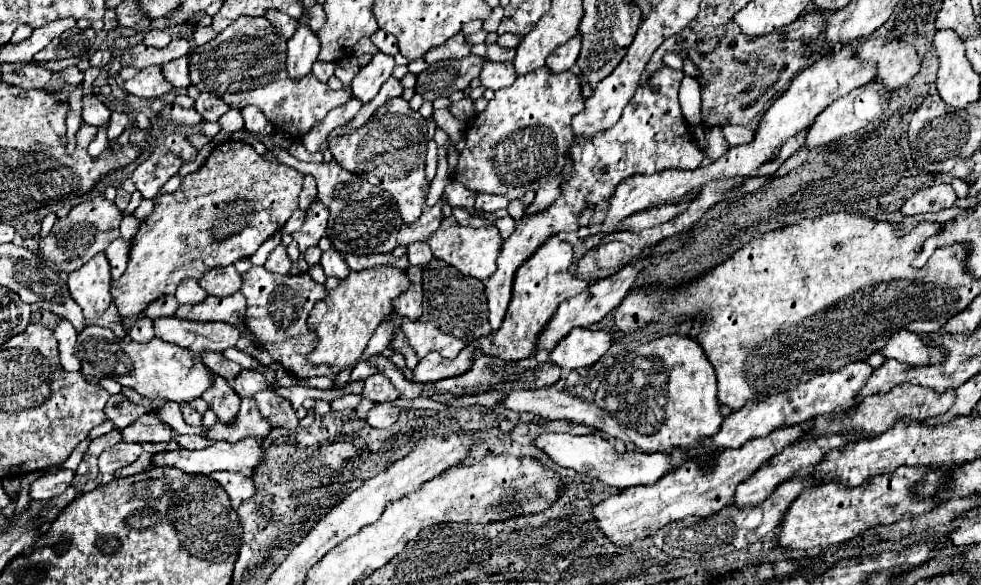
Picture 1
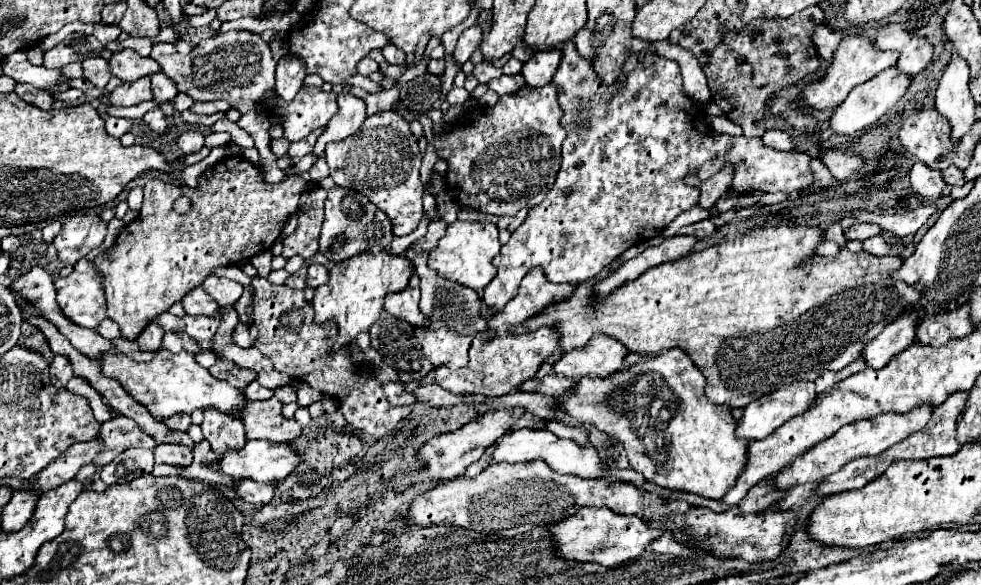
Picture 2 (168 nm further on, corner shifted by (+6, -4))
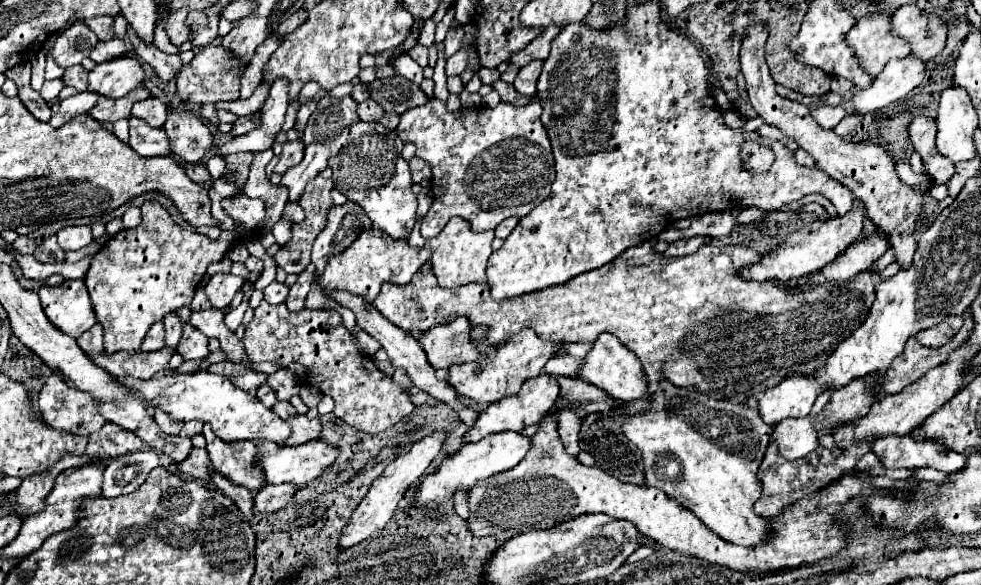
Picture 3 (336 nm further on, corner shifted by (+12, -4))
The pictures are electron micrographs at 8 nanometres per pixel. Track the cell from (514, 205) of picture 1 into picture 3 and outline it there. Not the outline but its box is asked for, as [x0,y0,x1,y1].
[495,217,519,239]

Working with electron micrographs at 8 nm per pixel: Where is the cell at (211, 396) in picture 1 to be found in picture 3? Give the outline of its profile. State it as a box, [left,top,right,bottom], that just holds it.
[203,423,265,491]

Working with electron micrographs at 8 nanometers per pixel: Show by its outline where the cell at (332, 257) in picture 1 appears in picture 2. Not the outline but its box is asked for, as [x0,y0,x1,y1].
[305,265,329,289]

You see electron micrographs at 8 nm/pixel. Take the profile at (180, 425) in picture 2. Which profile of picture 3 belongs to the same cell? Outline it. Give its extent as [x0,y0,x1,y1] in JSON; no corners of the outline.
[153,411,183,435]

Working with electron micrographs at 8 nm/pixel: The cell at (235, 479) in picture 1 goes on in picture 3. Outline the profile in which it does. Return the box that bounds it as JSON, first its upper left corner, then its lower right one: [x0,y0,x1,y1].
[255,483,295,513]

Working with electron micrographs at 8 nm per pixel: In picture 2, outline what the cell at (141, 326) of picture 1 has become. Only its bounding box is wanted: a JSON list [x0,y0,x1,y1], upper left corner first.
[137,323,165,351]

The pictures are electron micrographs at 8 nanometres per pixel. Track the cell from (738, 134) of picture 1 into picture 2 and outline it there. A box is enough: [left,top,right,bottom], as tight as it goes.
[763,131,797,151]

